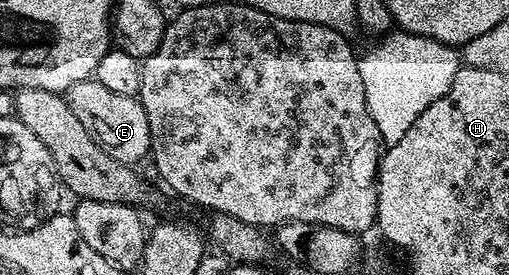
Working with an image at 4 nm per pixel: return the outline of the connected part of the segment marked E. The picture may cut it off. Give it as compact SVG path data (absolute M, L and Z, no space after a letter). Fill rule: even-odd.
M93 78L76 82L64 94L68 106L72 106L72 114L80 118L84 130L101 148L108 150L112 158L121 164L137 165L137 160L150 156L150 131L148 130L148 114L144 114L144 106L137 96L116 94L100 86Z

